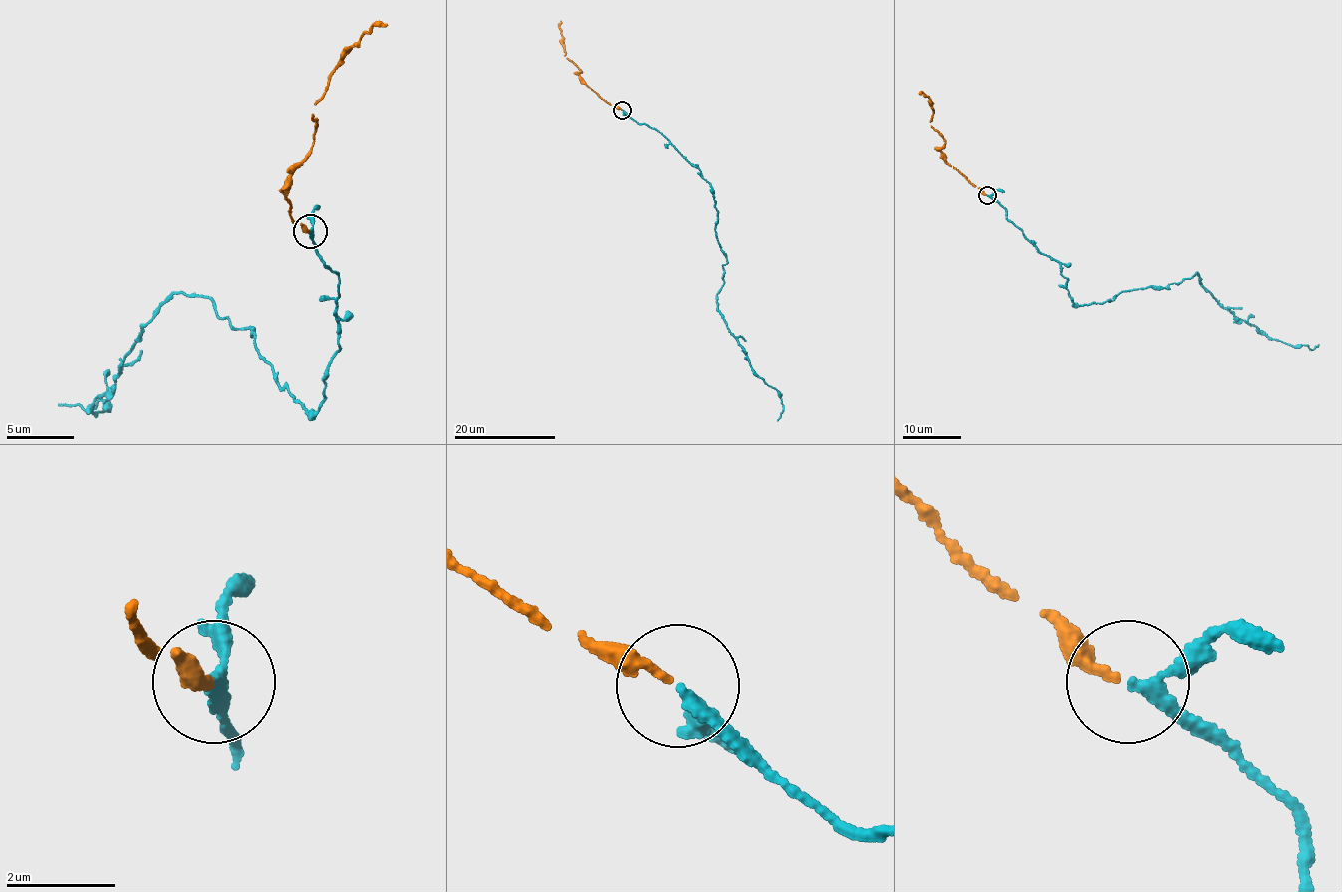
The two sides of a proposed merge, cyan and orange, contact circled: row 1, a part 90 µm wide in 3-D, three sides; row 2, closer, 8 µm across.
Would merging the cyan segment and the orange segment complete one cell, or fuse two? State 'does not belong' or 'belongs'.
belongs

